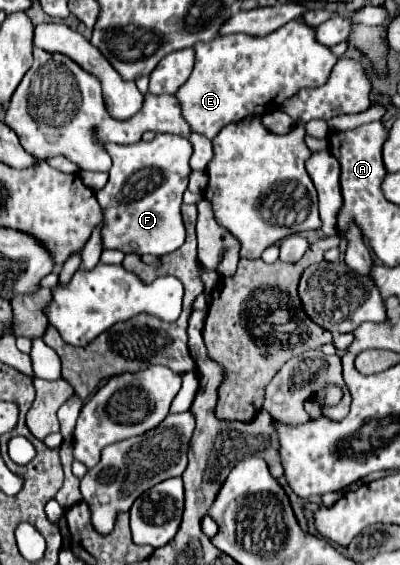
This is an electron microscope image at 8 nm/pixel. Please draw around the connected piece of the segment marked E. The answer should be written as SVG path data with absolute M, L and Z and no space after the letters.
M291 21L265 37L253 37L241 33L221 35L209 43L195 45L193 49L195 49L195 69L187 79L187 83L175 95L181 101L183 117L191 125L191 131L203 133L209 139L213 139L229 123L237 123L249 115L263 115L279 109L283 101L291 99L291 95L295 95L299 89L321 87L327 81L333 63L337 63L337 57L331 53L331 49L315 41L315 29L303 21Z

